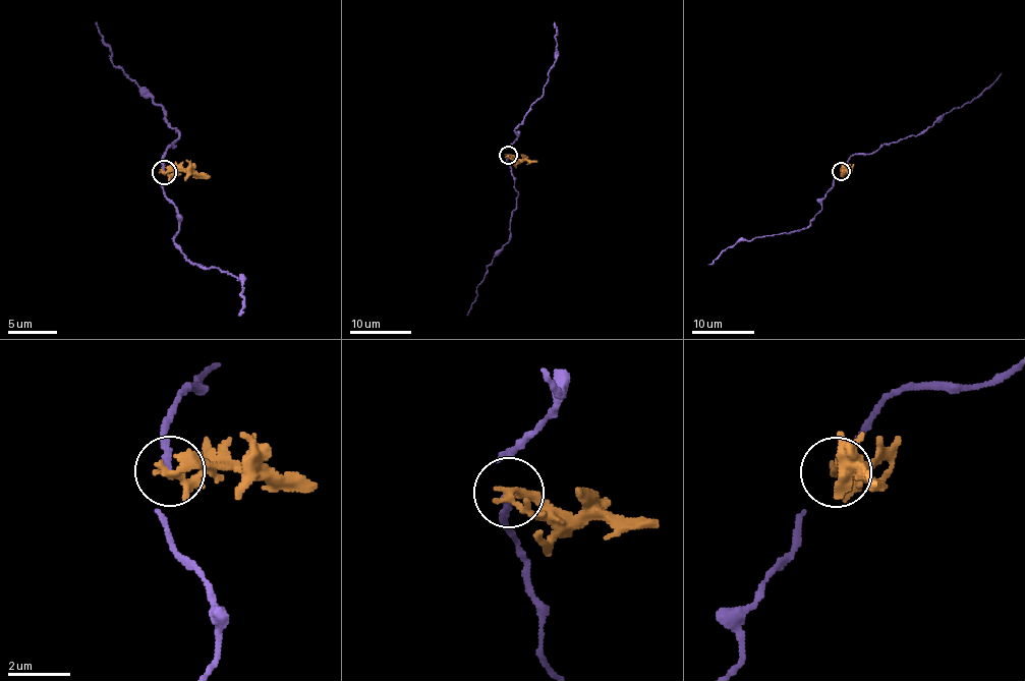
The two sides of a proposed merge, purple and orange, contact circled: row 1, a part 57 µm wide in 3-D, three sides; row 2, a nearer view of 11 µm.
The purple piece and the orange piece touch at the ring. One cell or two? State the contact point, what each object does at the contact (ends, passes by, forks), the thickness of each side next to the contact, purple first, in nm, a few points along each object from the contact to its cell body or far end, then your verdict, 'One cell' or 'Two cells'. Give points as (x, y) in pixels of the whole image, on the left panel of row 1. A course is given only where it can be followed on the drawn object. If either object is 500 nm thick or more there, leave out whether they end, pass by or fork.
Place: (164, 172). At the ring purple ends. At the ring orange passes by. Thickness 220 nm (purple) against 260 nm. Course of purple: (163, 171), (163, 155), (173, 145), (177, 130), (167, 123), (165, 112), (111, 61), (110, 47), (95, 22). Course of orange: (163, 171), (194, 171), (209, 179). Two cells

